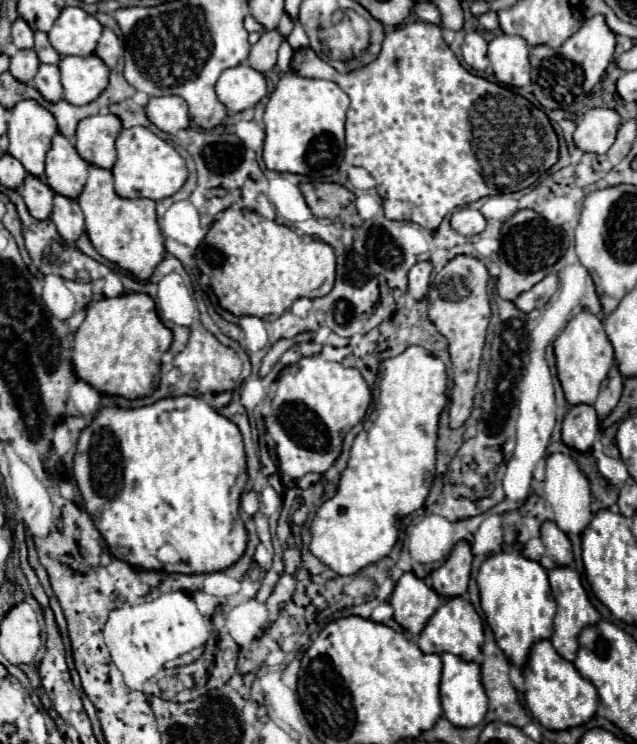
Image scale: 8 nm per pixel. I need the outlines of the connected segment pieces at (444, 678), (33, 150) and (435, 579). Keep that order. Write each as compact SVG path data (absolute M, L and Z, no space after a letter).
M443 653L443 675L441 675L441 703L443 713L453 725L471 727L477 725L487 713L487 695L481 683L481 667L475 661L465 661L453 653Z
M35 99L19 101L11 109L11 117L9 117L9 153L23 163L27 173L35 173L37 177L43 177L45 155L51 149L51 139L55 133L57 133L57 121L43 105L39 105Z
M459 541L445 563L431 573L431 587L443 597L457 597L467 591L469 575L471 575L471 545L467 541Z

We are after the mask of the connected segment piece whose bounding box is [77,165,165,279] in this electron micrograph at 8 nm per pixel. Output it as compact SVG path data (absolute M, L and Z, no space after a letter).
M89 165L89 177L77 201L85 215L85 231L93 247L105 259L131 271L139 279L149 279L155 265L165 255L165 239L157 225L155 201L119 197L113 189L113 173L95 165Z

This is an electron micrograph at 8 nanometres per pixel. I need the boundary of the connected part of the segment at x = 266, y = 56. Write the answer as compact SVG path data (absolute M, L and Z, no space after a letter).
M277 29L265 31L261 35L261 39L251 47L251 53L249 53L251 67L259 69L261 73L273 69L275 61L277 61L277 51L279 51L283 41L285 41L285 37Z

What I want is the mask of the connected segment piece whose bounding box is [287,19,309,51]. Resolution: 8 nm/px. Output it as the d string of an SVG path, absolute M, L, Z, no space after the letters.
M295 19L295 29L293 29L291 35L287 37L287 43L289 43L295 51L297 51L297 49L305 49L305 47L309 47L309 39L307 39L307 35L305 35L305 31L303 31L299 19Z

